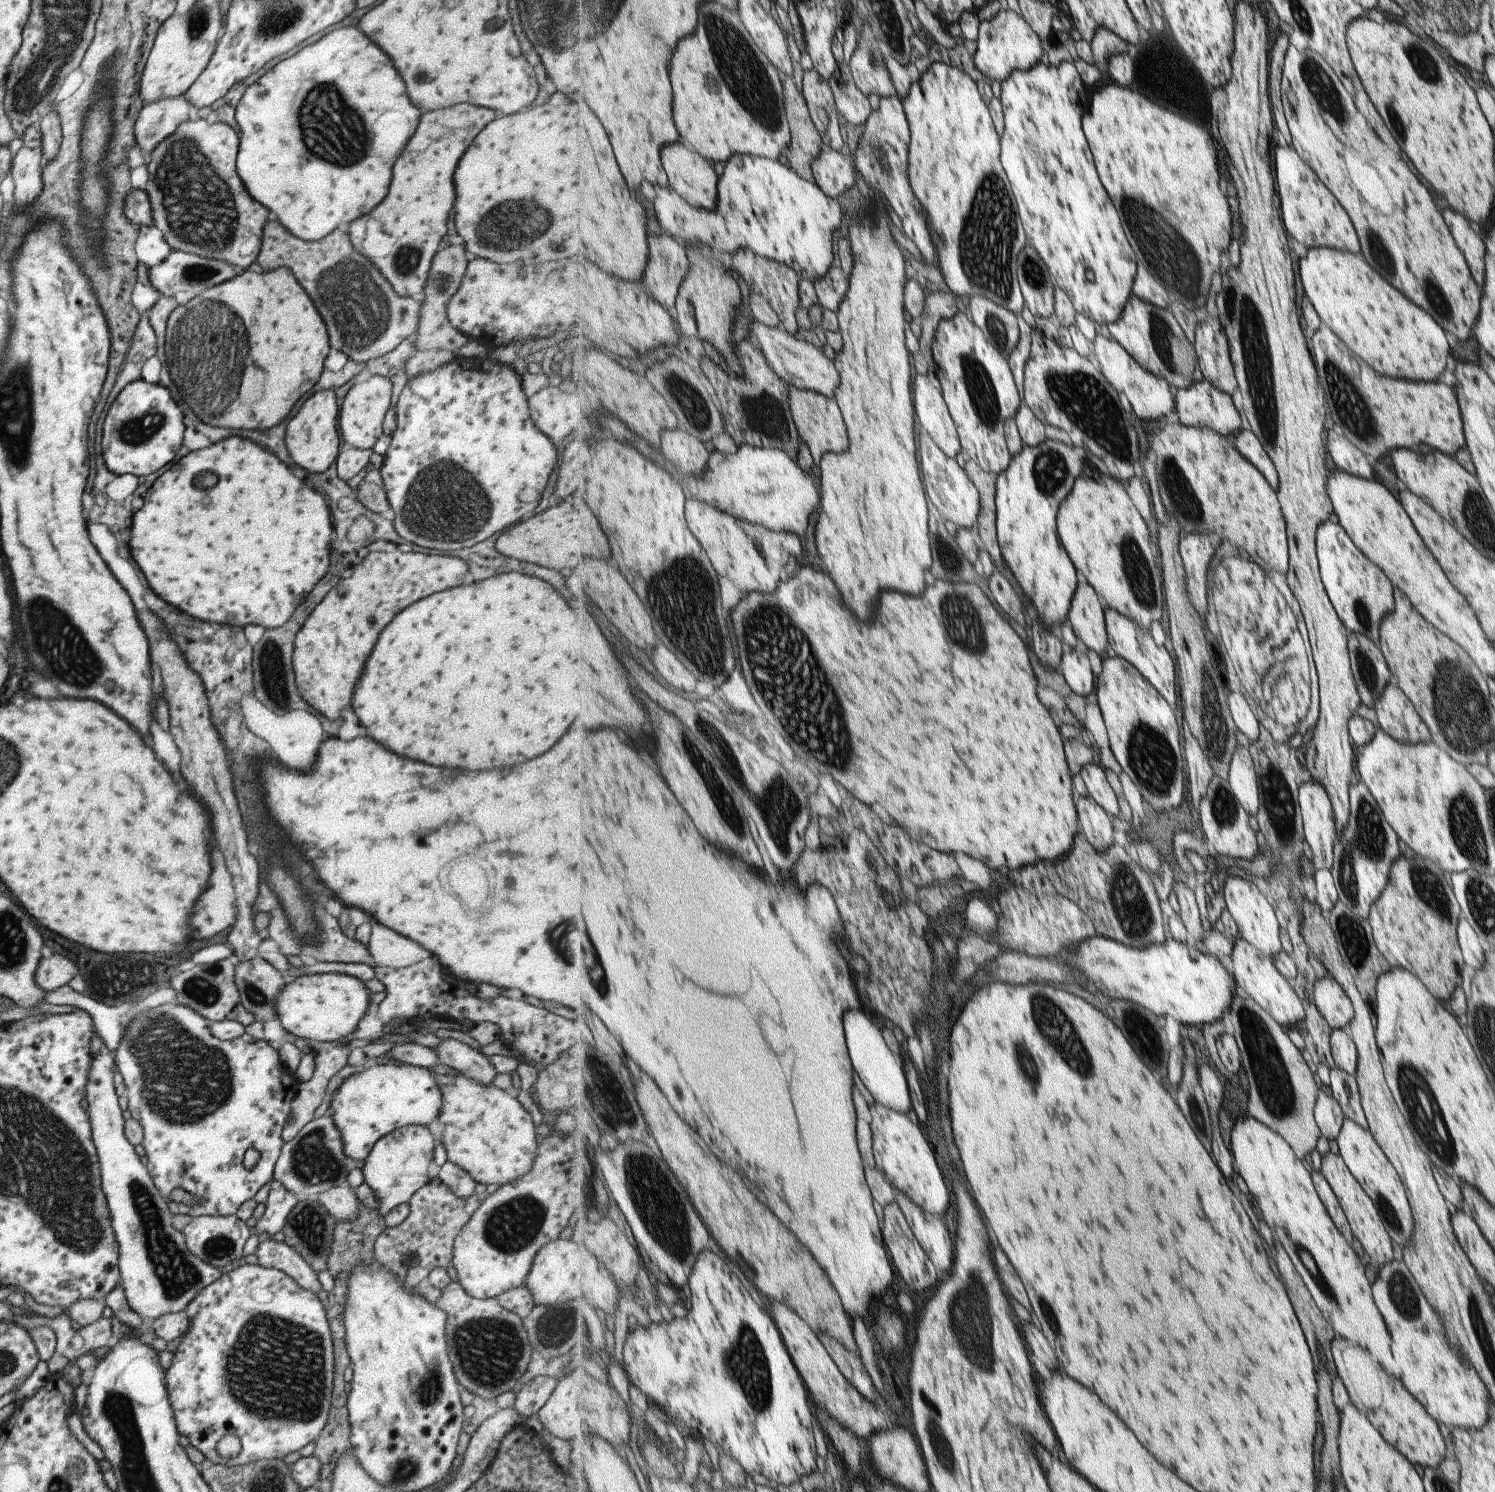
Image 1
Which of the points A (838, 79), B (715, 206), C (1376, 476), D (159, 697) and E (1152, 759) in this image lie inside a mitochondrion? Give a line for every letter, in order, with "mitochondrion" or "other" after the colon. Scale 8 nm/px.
A: other
B: other
C: other
D: other
E: mitochondrion

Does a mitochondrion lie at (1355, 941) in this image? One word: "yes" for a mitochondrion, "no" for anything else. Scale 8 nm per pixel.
yes

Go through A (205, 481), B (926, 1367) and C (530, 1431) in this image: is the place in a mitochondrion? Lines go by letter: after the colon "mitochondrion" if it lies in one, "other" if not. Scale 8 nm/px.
A: mitochondrion
B: other
C: other

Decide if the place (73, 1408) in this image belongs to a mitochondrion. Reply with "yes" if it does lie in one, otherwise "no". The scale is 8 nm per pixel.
no

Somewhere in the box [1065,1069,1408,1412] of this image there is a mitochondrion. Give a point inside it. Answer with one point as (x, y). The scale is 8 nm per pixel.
(1390, 1217)

